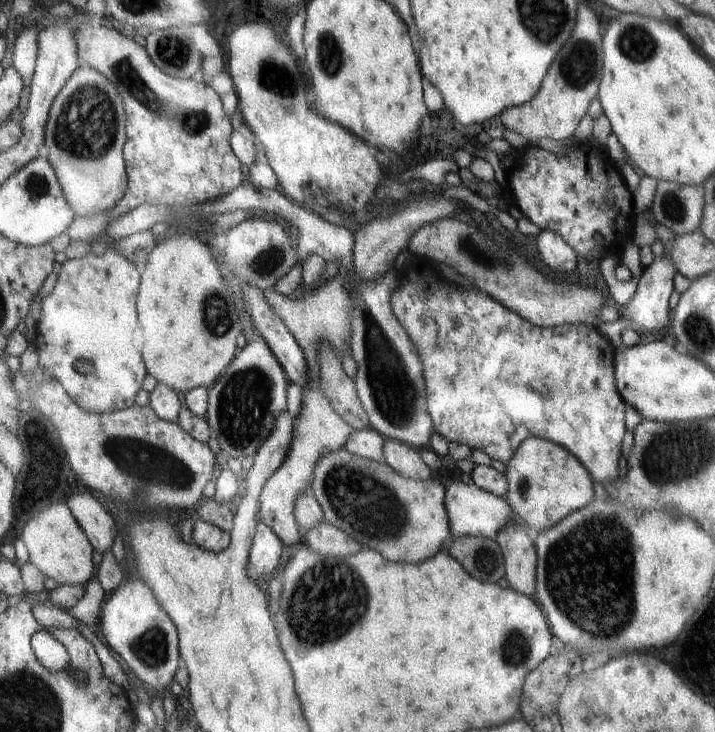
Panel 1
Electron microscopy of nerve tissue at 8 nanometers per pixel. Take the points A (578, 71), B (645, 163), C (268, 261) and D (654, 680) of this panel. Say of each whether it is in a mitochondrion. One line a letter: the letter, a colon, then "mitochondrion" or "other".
A: mitochondrion
B: other
C: mitochondrion
D: other

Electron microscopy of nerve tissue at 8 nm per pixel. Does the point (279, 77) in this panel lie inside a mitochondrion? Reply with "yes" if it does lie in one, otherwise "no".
yes

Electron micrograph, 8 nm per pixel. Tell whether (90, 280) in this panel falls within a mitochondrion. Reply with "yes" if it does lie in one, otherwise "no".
no

